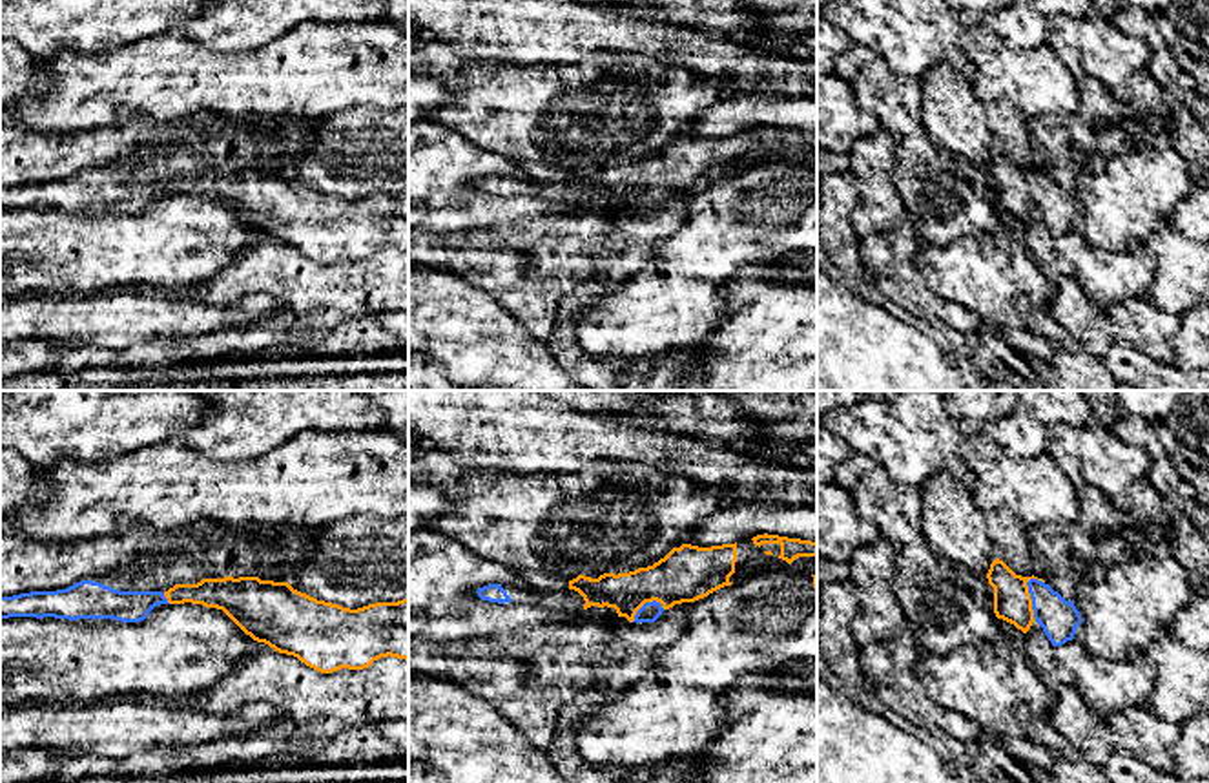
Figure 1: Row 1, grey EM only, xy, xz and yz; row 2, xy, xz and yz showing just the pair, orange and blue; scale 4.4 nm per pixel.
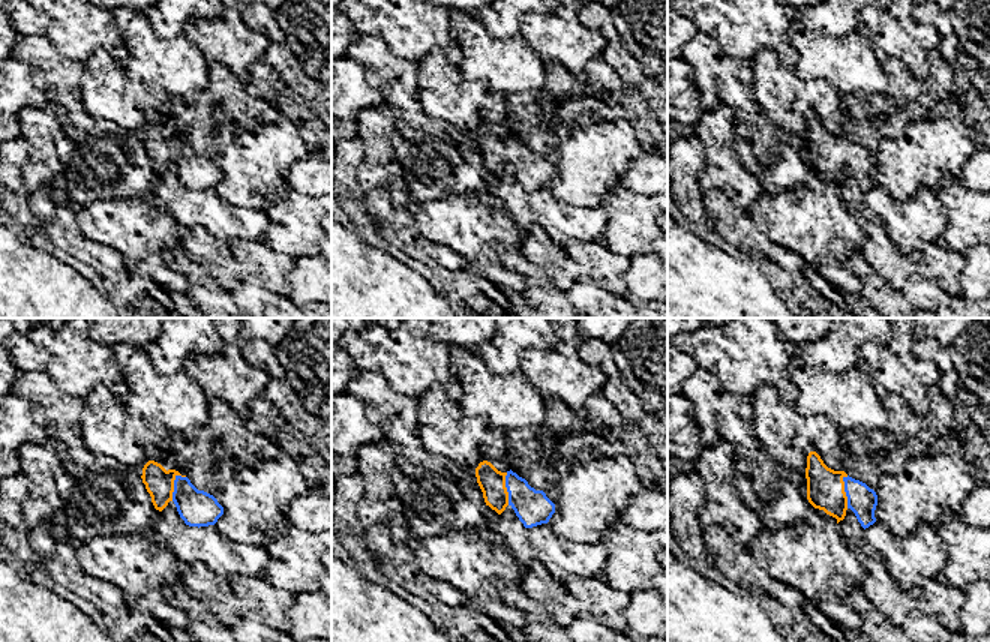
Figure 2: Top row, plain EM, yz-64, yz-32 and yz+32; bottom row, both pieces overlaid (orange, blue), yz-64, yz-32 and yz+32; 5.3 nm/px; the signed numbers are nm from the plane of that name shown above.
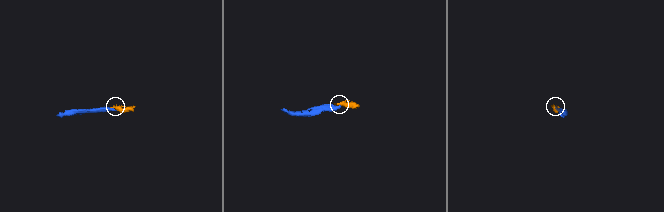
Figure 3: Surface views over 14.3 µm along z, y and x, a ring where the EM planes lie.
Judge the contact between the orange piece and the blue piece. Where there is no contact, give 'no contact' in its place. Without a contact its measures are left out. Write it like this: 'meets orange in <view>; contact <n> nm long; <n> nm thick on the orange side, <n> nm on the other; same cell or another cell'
meets orange in yz; contact 190 nm long; 170 nm thick on the orange side, 170 nm on the other; same cell

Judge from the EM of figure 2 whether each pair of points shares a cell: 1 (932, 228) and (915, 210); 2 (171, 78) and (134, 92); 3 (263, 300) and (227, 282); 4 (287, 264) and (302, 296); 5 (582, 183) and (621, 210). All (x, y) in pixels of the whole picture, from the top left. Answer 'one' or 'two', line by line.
1: one
2: two
3: two
4: two
5: two

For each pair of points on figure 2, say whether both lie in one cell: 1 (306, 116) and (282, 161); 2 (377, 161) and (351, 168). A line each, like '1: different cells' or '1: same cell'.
1: different cells
2: different cells

